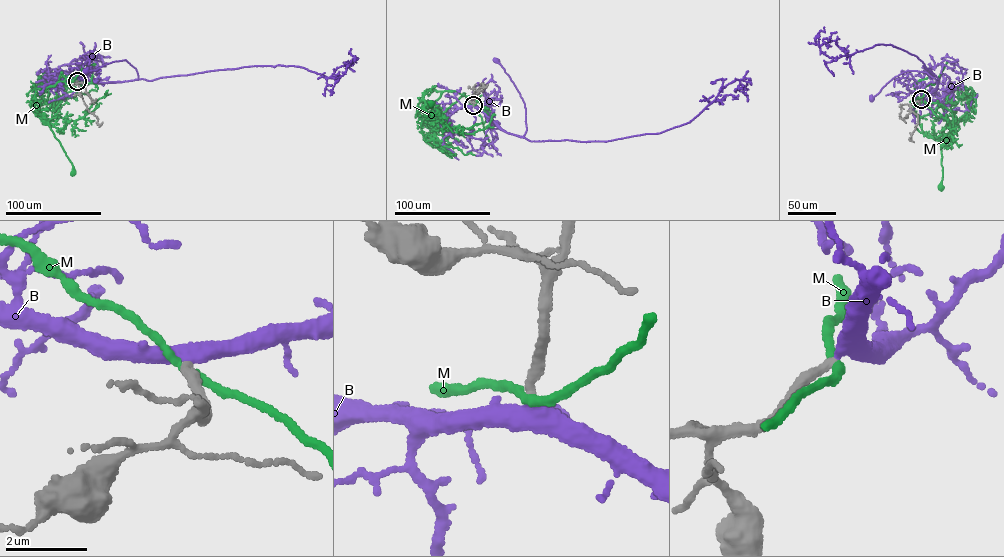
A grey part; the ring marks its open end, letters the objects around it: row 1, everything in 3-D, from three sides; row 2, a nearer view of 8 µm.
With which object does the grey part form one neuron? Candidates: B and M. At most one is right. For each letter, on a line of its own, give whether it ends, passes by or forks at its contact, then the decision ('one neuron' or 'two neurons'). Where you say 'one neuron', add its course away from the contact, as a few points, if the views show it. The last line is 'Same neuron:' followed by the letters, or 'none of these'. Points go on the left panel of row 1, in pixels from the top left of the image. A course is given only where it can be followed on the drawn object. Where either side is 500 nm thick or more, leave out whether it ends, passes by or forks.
B: it passes by; one neuron; it runs (78, 80), (106, 82), (138, 78), (136, 69), (125, 60), (85, 71)
M: it passes by; two neurons
Same neuron: B

